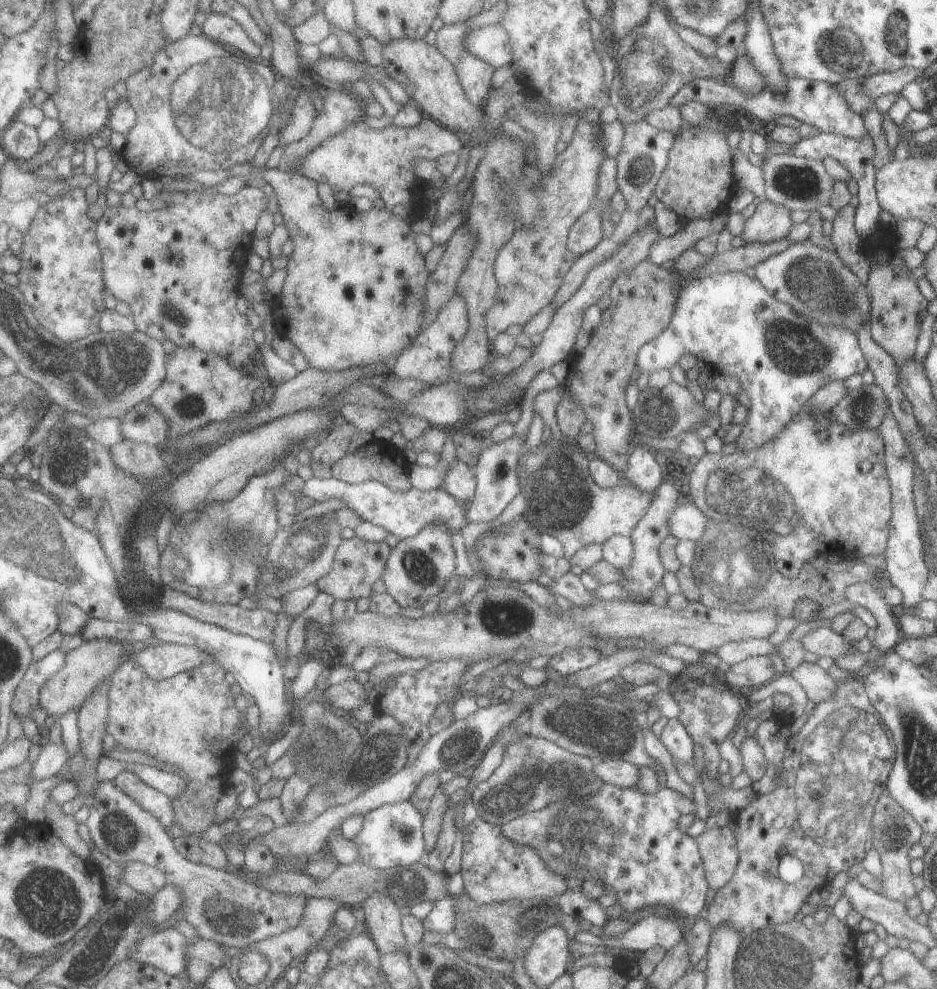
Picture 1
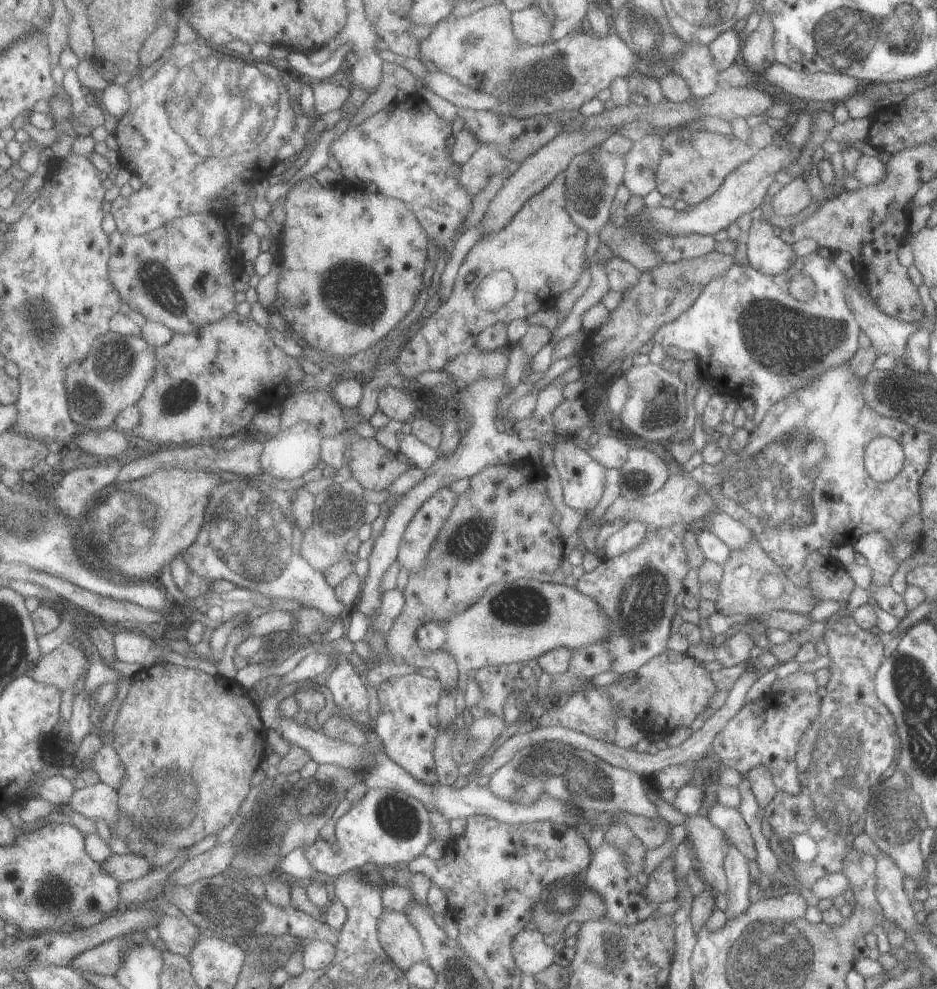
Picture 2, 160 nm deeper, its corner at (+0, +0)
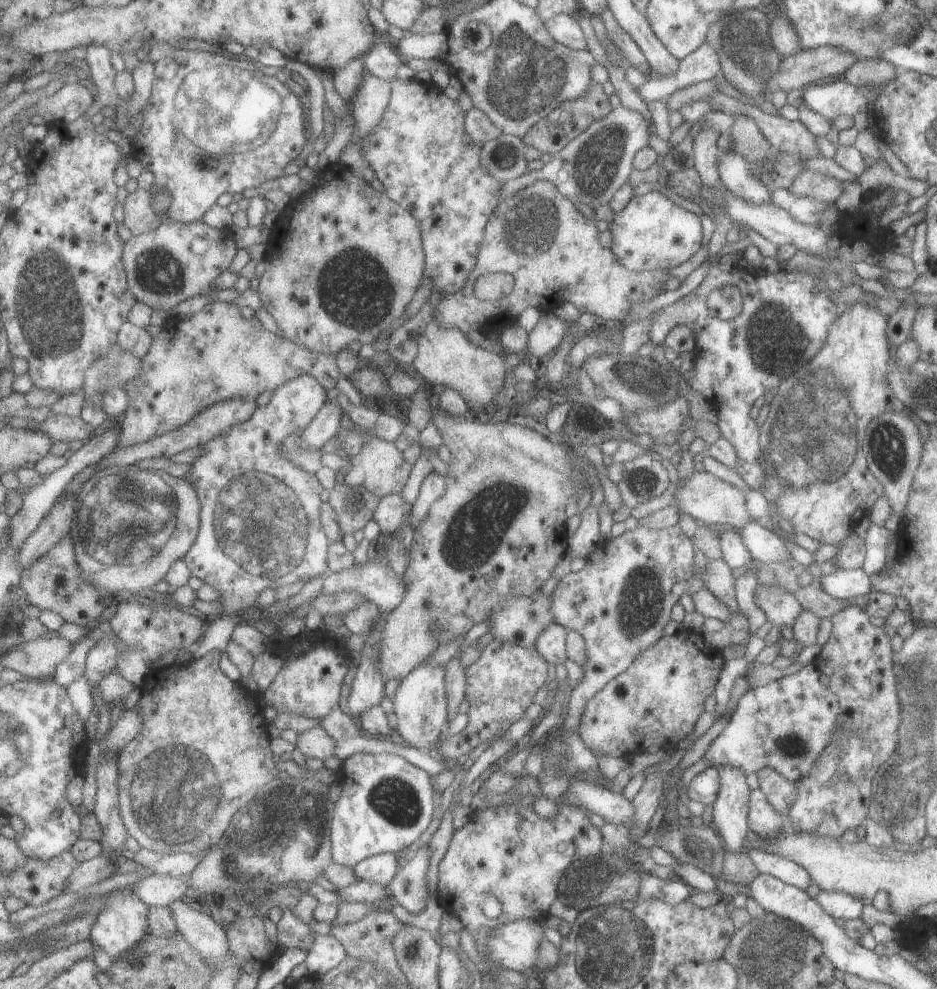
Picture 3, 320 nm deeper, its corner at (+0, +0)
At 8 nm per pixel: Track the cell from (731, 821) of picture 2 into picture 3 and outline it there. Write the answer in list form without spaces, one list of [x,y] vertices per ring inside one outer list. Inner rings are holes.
[[[754,846],[747,848],[747,853],[759,873],[767,873],[801,890],[807,889],[812,884],[809,873],[794,861],[760,850],[760,848],[754,848]]]

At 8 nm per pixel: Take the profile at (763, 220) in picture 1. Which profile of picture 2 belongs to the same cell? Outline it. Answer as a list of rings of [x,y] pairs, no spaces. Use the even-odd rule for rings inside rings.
[[[798,178],[794,182],[785,185],[773,196],[769,208],[771,213],[777,216],[795,216],[809,207],[812,202],[812,194],[808,188],[807,180]]]

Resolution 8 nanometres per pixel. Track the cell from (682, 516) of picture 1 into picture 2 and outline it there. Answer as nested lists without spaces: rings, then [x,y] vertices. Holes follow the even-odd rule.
[[[714,514],[708,518],[706,530],[721,538],[730,548],[746,548],[752,538],[752,532],[728,514]]]

